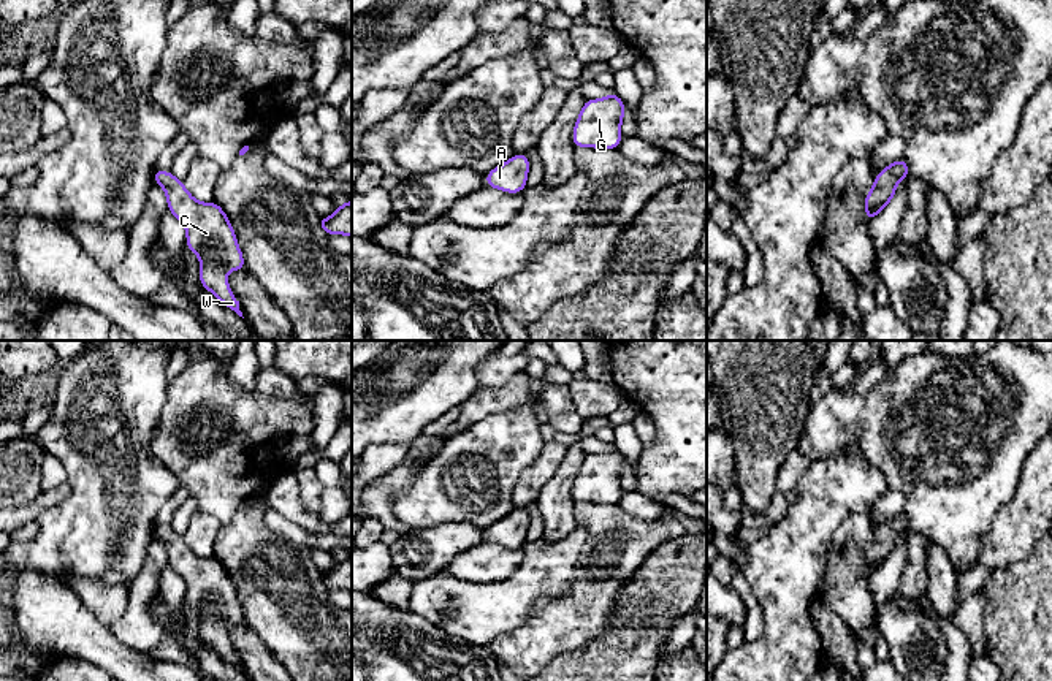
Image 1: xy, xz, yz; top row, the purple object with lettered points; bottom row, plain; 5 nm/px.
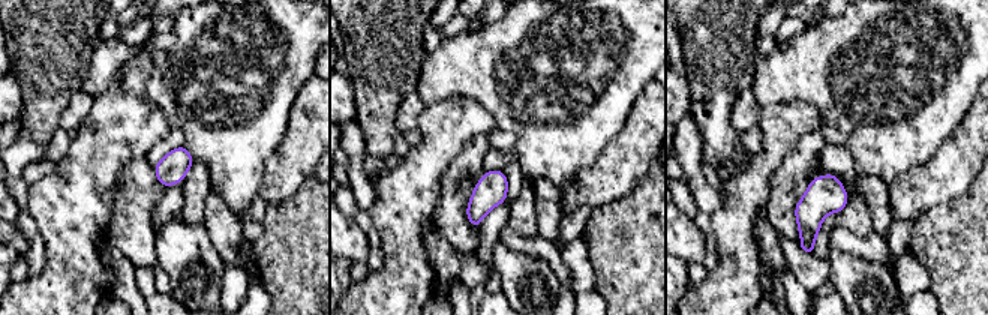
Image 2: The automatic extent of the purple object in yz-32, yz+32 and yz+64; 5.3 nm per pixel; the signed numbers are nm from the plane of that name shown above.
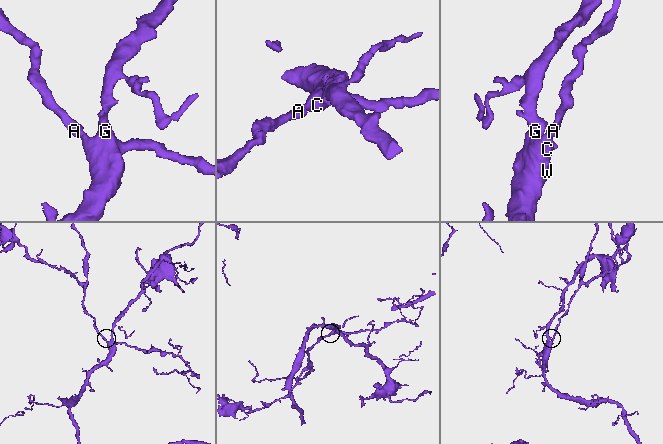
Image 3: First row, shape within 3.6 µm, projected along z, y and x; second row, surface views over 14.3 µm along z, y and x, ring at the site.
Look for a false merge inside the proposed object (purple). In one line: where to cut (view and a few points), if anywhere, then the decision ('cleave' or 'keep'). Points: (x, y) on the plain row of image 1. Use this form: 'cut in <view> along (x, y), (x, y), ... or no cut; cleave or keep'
no cut; keep

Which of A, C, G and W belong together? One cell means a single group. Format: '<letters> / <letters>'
A C G W

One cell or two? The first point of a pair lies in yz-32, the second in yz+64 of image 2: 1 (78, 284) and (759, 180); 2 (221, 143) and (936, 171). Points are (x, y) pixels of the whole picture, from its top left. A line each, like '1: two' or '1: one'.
1: one
2: two

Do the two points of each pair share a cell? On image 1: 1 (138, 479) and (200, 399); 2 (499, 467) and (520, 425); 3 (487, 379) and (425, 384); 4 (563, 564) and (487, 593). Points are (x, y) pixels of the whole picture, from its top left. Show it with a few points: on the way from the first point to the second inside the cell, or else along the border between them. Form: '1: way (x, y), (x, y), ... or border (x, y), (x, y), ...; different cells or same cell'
1: border (157, 420), (151, 452), (179, 485); different cells
2: way (499, 456), (499, 450), (514, 436); same cell
3: border (485, 357), (476, 369), (477, 385); different cells
4: way (544, 567), (518, 593), (506, 593); same cell

